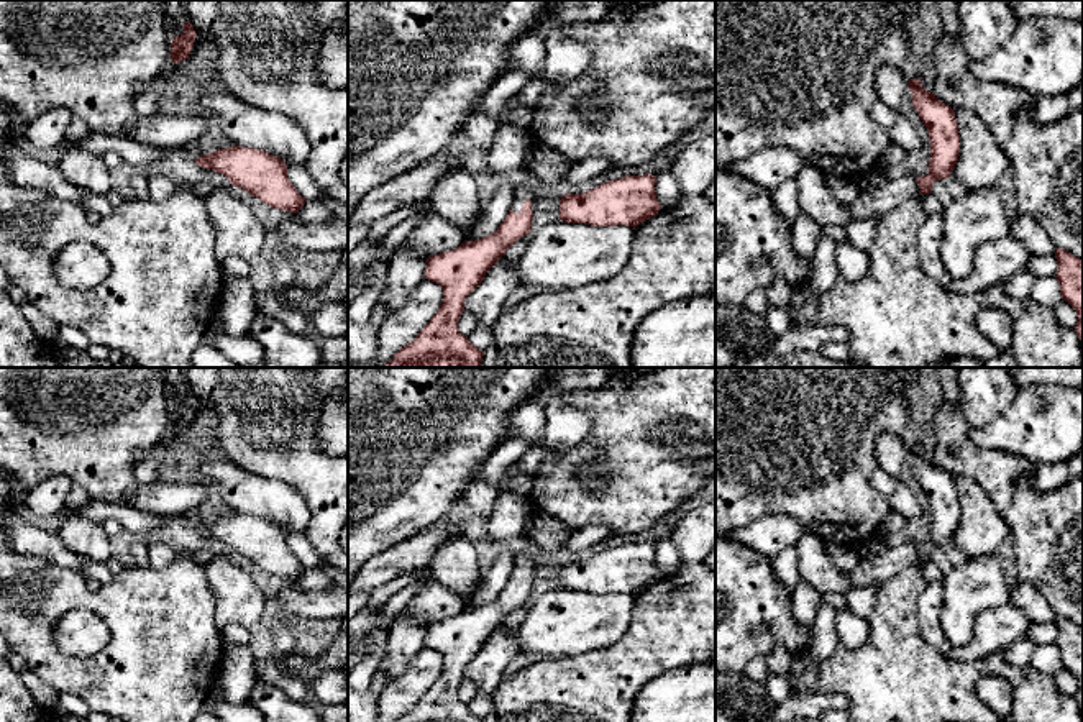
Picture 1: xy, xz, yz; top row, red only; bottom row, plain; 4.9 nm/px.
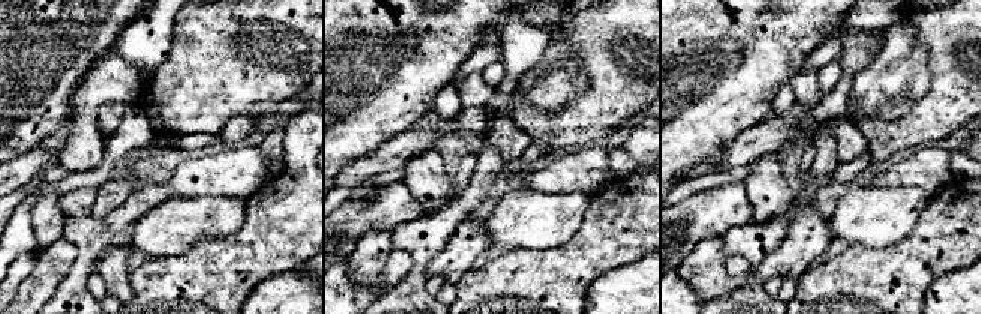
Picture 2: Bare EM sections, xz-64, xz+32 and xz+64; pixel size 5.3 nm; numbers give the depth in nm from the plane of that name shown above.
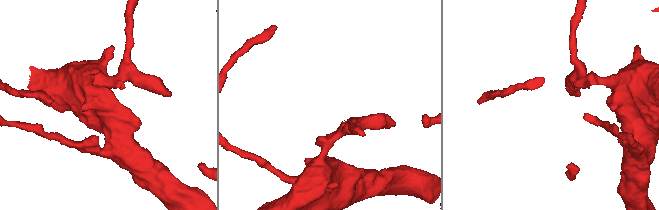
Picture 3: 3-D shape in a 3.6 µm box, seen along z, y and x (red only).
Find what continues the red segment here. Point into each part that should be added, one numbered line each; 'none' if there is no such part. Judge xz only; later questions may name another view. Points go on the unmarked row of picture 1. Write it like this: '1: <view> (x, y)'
1: xz (524, 560)

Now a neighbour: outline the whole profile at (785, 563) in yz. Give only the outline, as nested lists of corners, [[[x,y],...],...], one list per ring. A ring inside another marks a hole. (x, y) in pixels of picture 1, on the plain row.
[[[796,545],[771,556],[771,564],[779,583],[793,594],[799,581],[799,555]]]

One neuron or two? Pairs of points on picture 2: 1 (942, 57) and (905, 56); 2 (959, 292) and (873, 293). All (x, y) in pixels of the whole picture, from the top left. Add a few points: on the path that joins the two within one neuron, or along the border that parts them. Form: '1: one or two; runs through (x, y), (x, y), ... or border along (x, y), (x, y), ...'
1: two; border along (914, 26), (914, 35), (927, 51), (927, 92)
2: two; border along (956, 271), (938, 277), (927, 289), (924, 298)

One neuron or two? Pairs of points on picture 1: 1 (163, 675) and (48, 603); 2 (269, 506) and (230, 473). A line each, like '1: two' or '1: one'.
1: one
2: one

